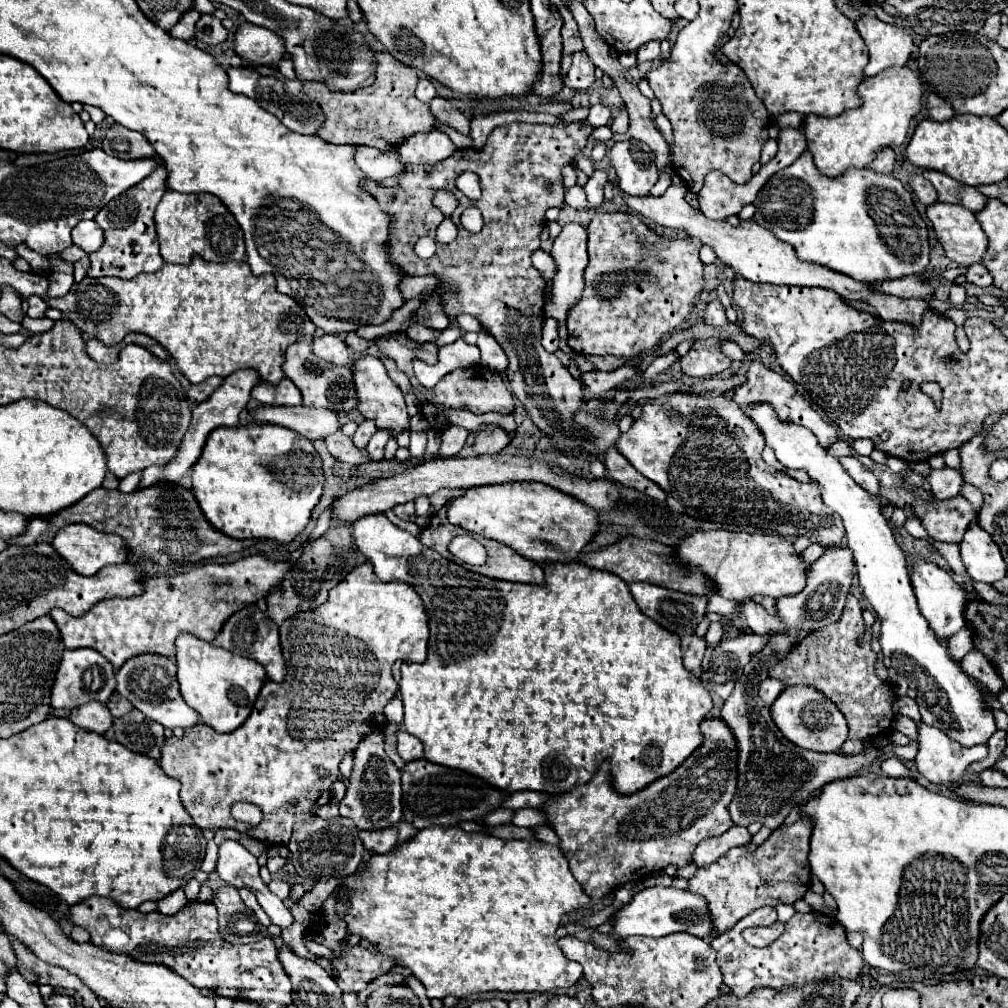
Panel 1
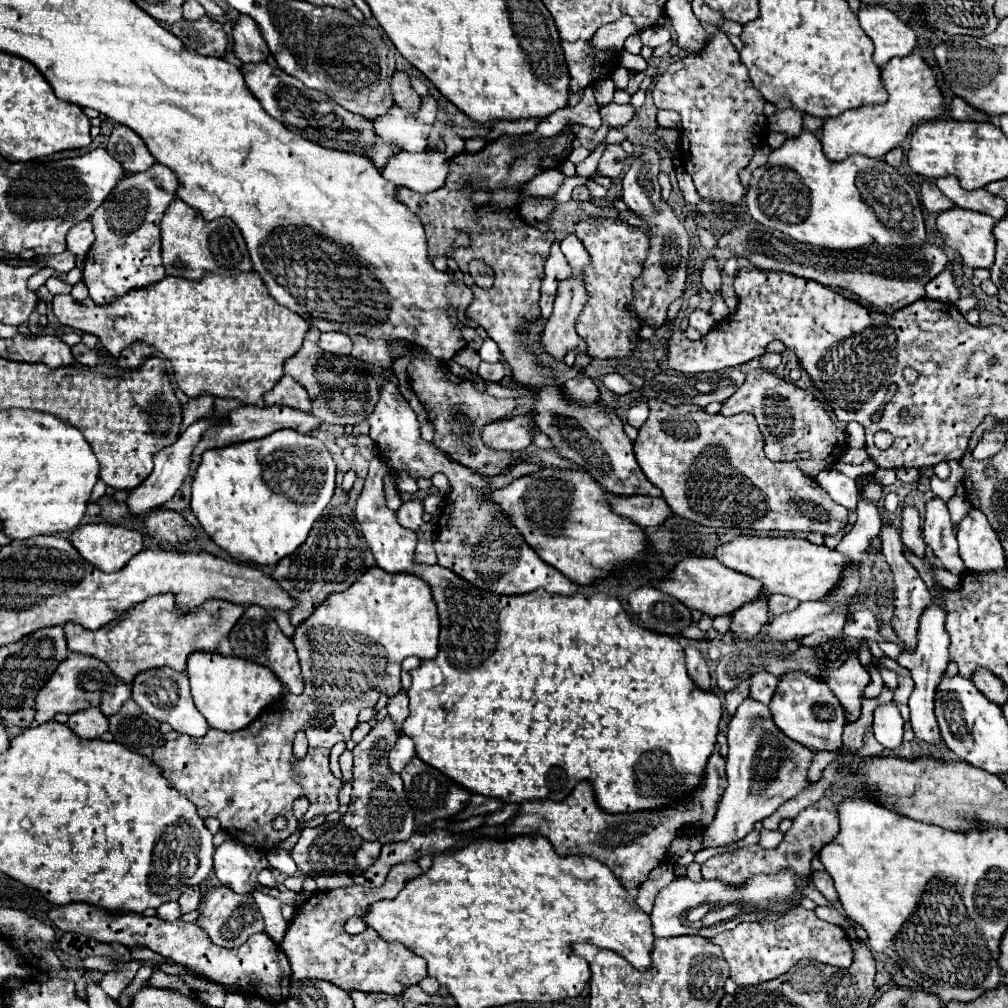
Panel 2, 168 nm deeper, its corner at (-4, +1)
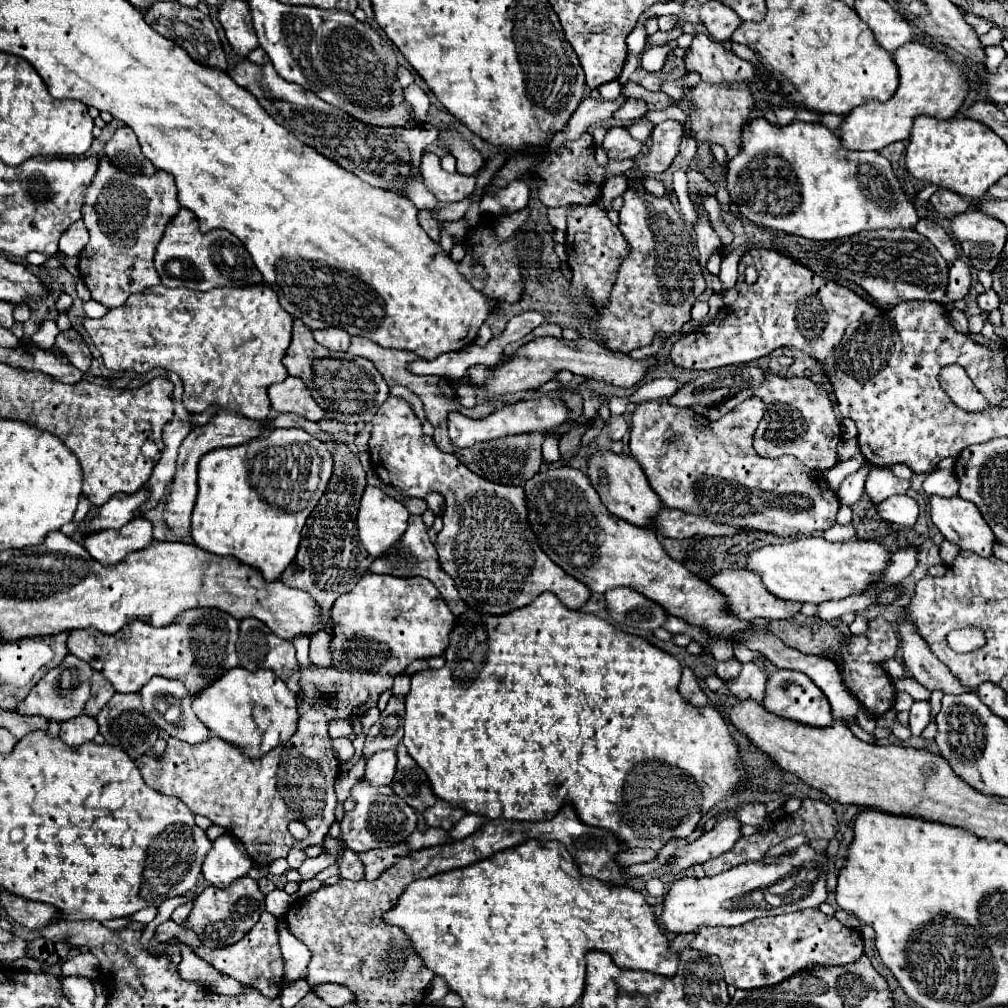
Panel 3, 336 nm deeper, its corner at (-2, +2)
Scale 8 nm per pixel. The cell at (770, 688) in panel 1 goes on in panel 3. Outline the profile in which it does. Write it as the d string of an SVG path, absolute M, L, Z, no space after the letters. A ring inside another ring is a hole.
M748 662L748 664L744 664L738 678L730 680L726 686L728 686L730 694L734 694L736 698L754 700L754 702L762 704L766 682L768 682L768 678L766 678L764 670L758 668L754 662Z

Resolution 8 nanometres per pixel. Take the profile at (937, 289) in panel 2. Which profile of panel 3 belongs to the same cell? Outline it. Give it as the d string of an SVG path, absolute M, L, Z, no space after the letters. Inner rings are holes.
M954 260L950 262L950 270L948 270L948 290L946 290L946 298L950 302L956 302L960 298L964 298L972 288L972 278L970 278L970 268L962 262L962 260Z

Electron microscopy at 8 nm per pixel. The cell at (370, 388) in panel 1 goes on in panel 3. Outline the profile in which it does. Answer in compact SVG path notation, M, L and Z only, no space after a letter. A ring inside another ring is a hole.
M396 396L386 398L386 402L372 416L372 434L368 446L376 474L386 484L398 488L398 492L402 492L404 496L426 498L428 492L440 492L444 496L444 528L436 538L436 550L442 568L454 578L460 598L466 604L470 604L478 612L502 614L534 602L542 592L554 592L560 602L572 610L582 608L582 604L590 598L590 590L582 582L568 576L562 568L558 568L534 540L534 532L530 532L530 526L526 522L526 504L522 488L488 482L478 474L470 472L452 454L444 454L442 450L438 450L432 436L422 434L422 422L416 418L406 400Z

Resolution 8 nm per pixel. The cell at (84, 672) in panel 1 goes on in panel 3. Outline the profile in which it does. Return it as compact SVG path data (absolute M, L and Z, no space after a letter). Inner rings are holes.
M68 654L62 664L54 670L50 670L26 696L26 700L22 700L22 704L18 704L16 712L18 714L40 714L44 718L54 718L58 722L70 720L74 716L80 716L84 712L86 700L90 698L90 678L94 676L94 670L90 664L86 664L84 660L78 660L76 656Z

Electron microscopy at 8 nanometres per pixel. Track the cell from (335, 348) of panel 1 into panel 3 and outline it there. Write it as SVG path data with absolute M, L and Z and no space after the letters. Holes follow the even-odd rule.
M342 328L314 330L314 340L328 350L348 350L350 346L350 334Z

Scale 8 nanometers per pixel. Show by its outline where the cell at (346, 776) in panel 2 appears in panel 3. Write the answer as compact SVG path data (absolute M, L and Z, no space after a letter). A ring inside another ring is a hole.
M342 737L332 740L334 756L340 761L346 761L353 757L355 750L349 738Z

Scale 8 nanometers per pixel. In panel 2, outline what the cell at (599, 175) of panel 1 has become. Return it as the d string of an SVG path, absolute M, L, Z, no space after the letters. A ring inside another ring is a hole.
M614 143L614 145L606 145L602 157L600 157L600 163L598 163L598 169L602 175L610 177L610 179L616 179L620 173L622 173L622 167L624 167L624 159L626 159L626 153L622 149L622 145Z

